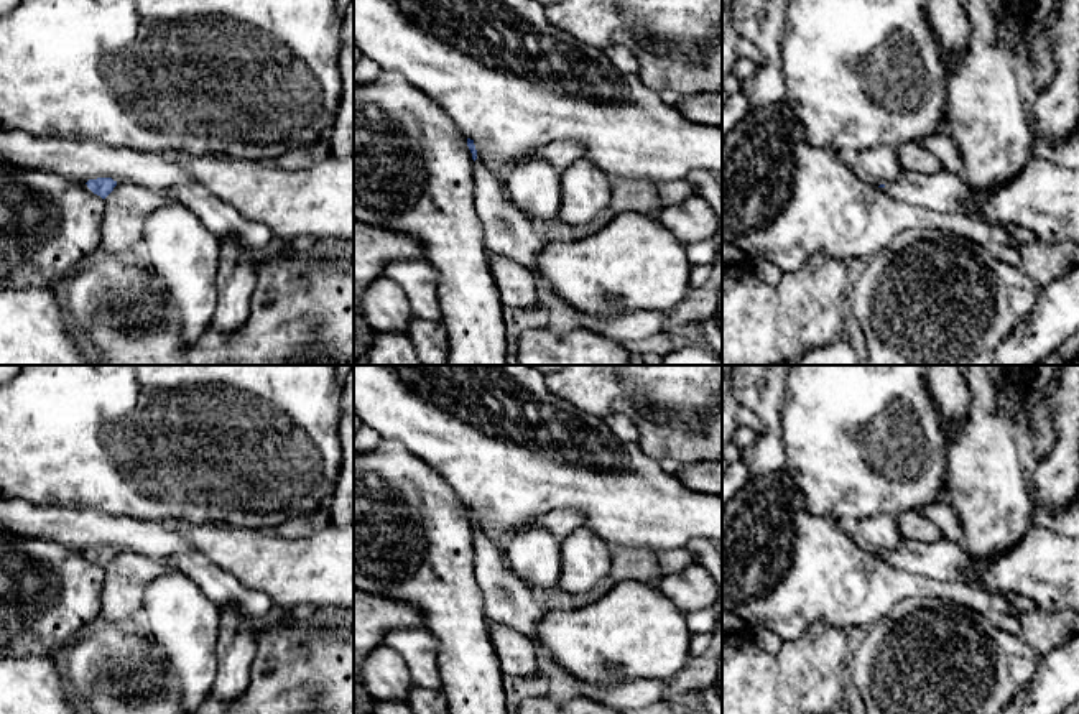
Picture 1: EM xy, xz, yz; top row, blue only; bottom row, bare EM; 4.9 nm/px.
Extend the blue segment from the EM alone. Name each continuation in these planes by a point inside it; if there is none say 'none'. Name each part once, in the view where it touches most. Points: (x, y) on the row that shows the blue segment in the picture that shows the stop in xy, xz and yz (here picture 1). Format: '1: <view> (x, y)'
1: yz (943, 191)

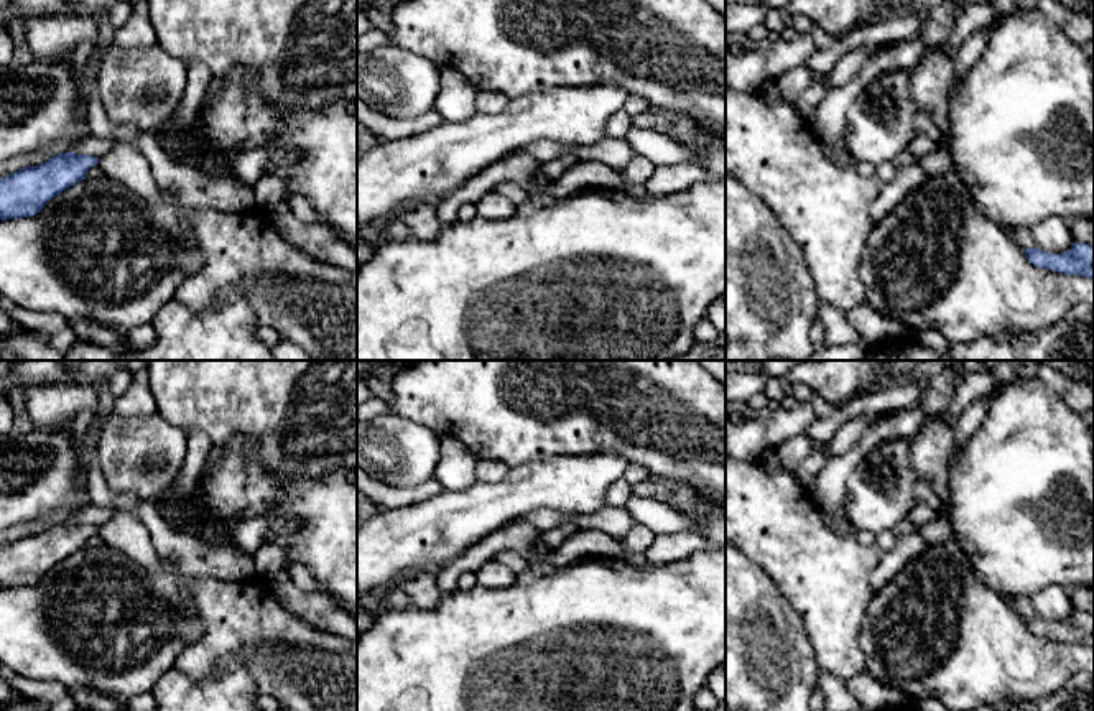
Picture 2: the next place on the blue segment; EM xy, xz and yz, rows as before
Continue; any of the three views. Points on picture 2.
none

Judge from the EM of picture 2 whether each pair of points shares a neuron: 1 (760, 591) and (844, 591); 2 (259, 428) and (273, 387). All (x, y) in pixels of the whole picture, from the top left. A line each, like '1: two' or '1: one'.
1: two
2: one

